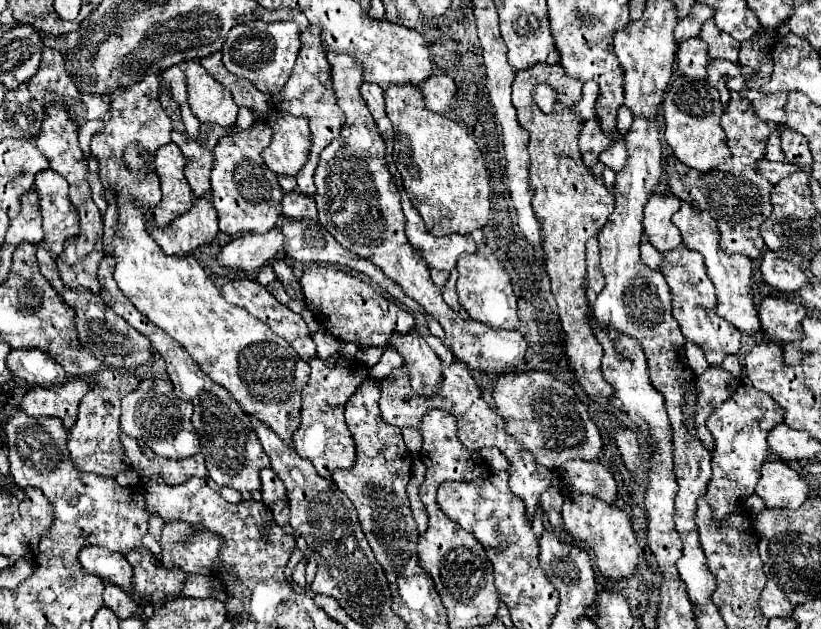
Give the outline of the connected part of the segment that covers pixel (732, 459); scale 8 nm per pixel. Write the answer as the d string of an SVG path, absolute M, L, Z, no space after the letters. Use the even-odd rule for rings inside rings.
M740 386L724 404L714 408L706 420L706 428L714 436L712 450L712 478L708 484L706 500L716 516L716 520L726 520L730 514L738 512L744 500L754 492L758 482L760 466L768 456L766 436L784 418L782 408L766 394L758 392L754 386Z

